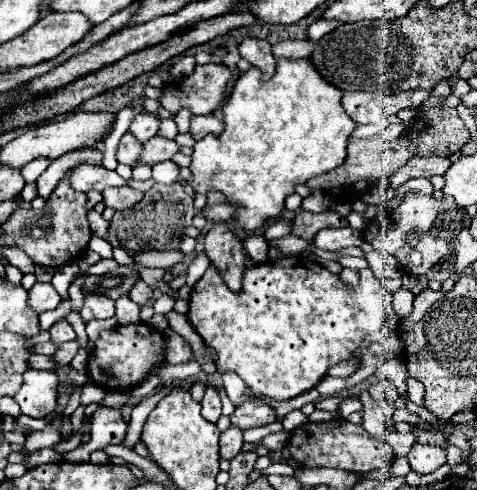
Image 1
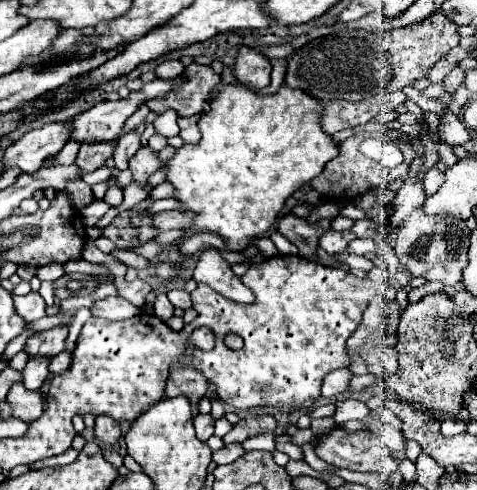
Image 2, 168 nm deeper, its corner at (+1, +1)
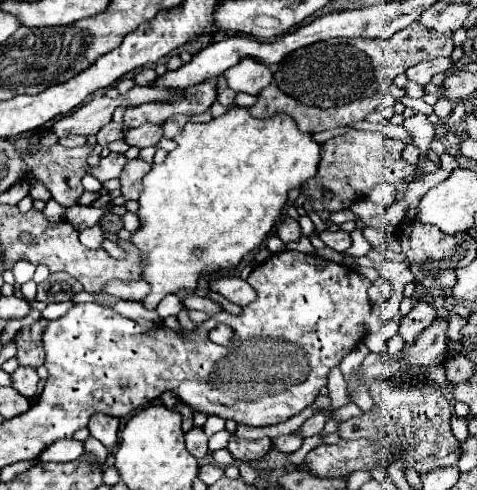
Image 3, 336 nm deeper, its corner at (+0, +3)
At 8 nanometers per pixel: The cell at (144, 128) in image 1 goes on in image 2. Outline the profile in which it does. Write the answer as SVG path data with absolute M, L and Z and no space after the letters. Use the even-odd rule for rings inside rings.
M135 131L123 135L115 147L115 153L113 153L113 161L115 161L115 169L119 171L125 171L127 169L127 163L131 159L131 155L135 155L135 151L139 149L139 135Z

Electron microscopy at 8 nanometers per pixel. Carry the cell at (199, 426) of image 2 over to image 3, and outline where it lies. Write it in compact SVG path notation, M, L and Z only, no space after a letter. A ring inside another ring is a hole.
M192 427L192 431L186 433L186 447L198 459L202 459L208 453L208 435L202 427Z

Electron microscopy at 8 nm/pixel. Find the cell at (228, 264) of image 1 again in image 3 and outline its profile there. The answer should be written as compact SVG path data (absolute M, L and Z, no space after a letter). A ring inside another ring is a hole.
M218 277L218 279L212 279L208 285L210 285L210 289L218 291L228 301L232 301L240 307L248 305L256 299L256 291L252 291L252 287L240 277Z

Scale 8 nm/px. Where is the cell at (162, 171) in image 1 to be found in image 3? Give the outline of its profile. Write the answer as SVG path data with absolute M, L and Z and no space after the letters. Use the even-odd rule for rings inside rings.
M109 204L106 210L104 208L86 207L86 205L76 205L76 207L66 209L66 215L64 215L64 217L66 217L66 221L72 223L78 231L82 231L82 229L86 229L86 227L98 223L102 217L111 213L113 209L114 206L111 204Z

